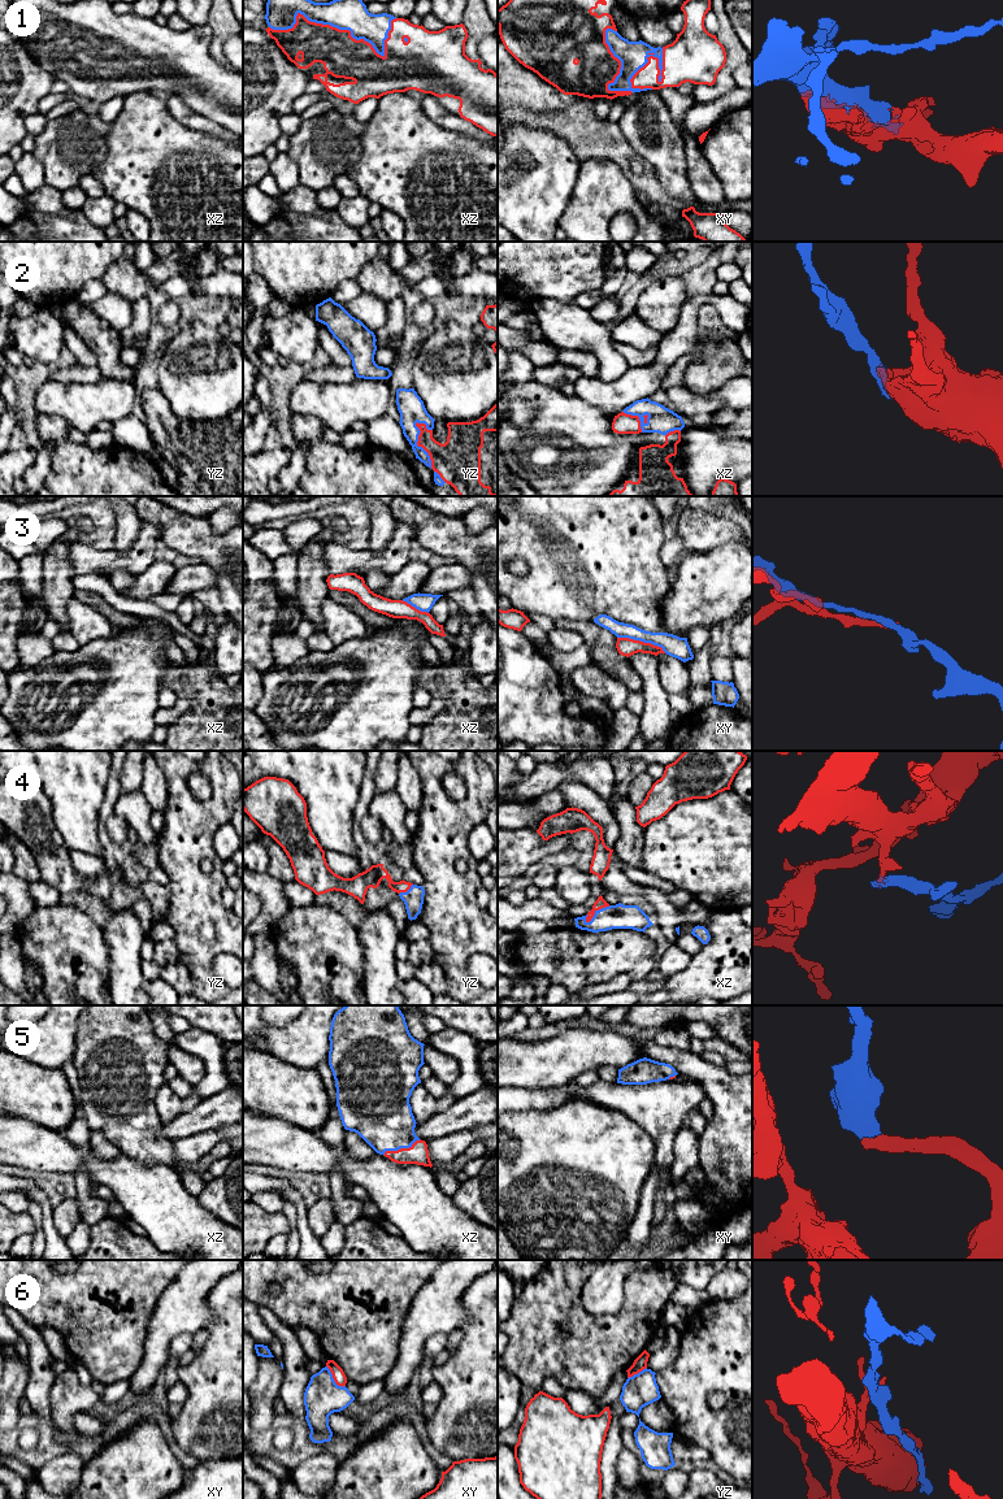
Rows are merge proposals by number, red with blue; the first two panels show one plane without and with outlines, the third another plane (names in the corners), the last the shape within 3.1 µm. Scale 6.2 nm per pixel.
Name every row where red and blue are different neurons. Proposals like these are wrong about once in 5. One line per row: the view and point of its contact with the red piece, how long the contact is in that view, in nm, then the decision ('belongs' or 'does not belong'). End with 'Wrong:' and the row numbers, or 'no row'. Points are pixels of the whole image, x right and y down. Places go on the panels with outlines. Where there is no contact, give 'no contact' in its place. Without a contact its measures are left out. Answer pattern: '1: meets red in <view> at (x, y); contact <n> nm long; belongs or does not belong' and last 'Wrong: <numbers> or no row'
1: meets red in xy at (620, 91); contact 480 nm long; belongs
2: meets red in yz at (418, 446); contact 320 nm long; belongs
3: meets red in xy at (642, 642); contact 320 nm long; does not belong
4: meets red in xz at (594, 912); contact 190 nm long; belongs
5: meets red in xz at (400, 1148); contact 260 nm long; belongs
6: meets red in xy at (333, 1377); contact 180 nm long; does not belong
Wrong: 3, 6

